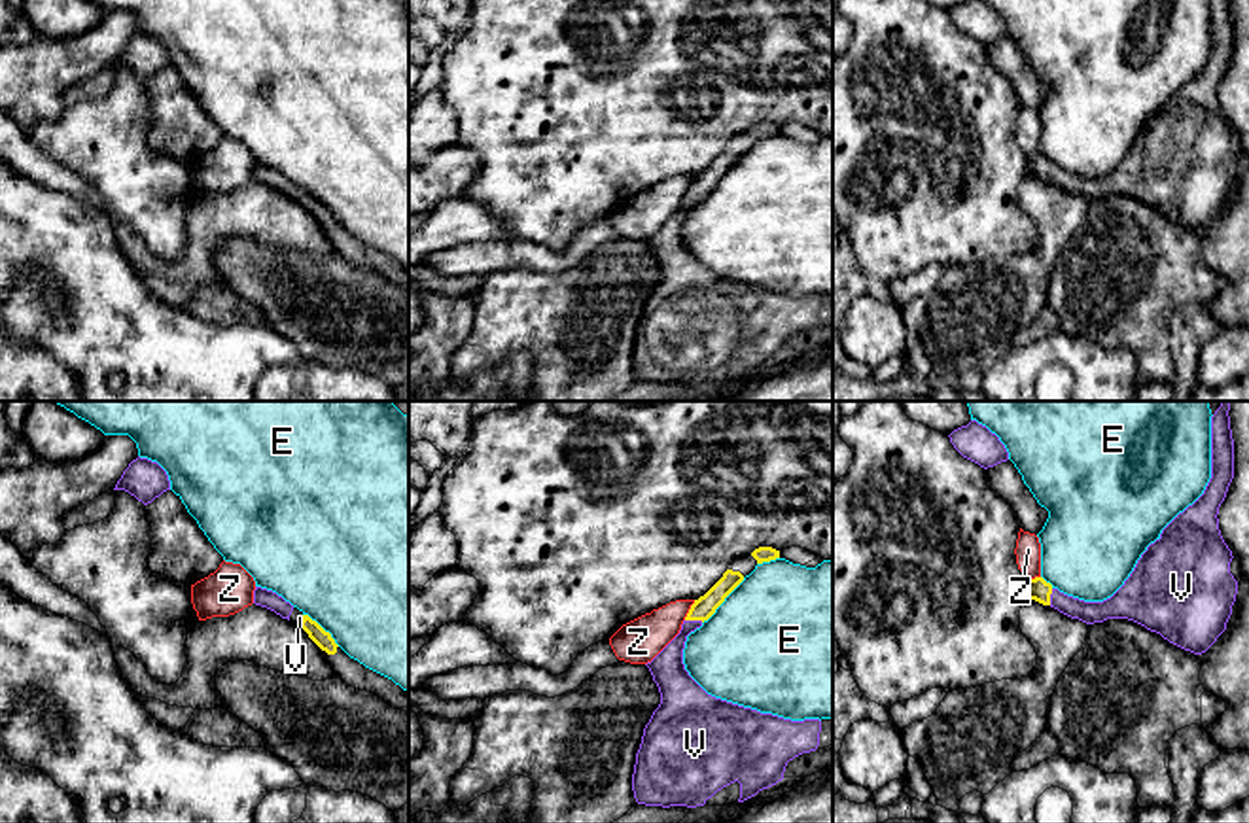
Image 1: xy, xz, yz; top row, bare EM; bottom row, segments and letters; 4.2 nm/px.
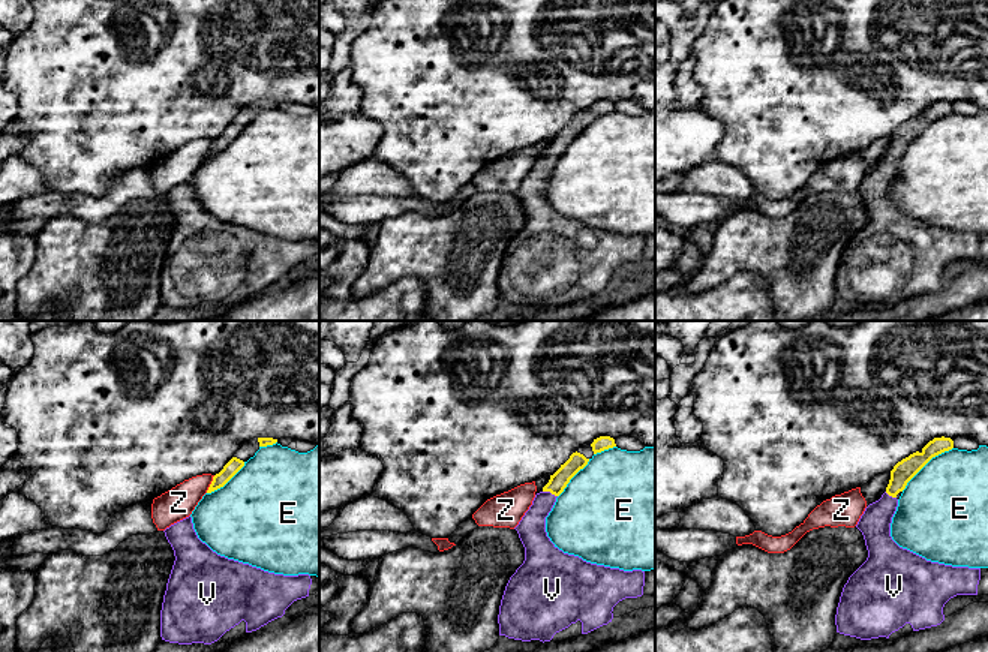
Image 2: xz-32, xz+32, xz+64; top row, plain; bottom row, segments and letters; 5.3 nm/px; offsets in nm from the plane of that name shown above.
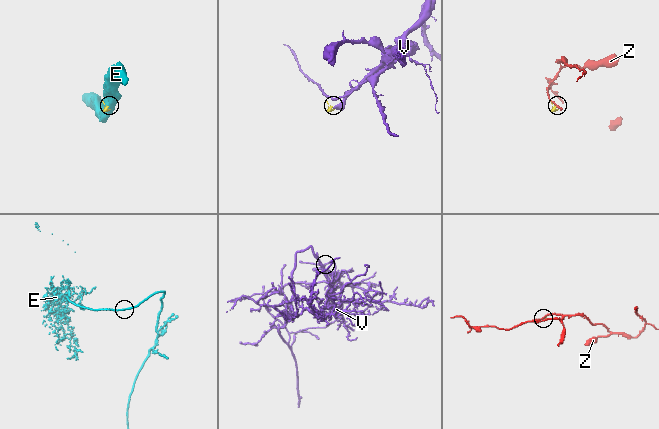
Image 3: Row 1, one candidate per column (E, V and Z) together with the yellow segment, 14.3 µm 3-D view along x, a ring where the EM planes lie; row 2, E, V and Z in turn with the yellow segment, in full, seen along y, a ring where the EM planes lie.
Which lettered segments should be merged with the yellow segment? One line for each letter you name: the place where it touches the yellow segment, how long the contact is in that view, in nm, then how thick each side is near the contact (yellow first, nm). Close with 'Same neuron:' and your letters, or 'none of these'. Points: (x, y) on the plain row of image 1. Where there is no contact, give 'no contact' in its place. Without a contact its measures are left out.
V: meets yellow in xz at (695, 195); contact 80 nm long; 90 nm thick on the yellow side, 140 nm on the other
Same neuron: V

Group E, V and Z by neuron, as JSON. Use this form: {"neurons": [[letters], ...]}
{"neurons": [["E"], ["V"], ["Z"]]}

